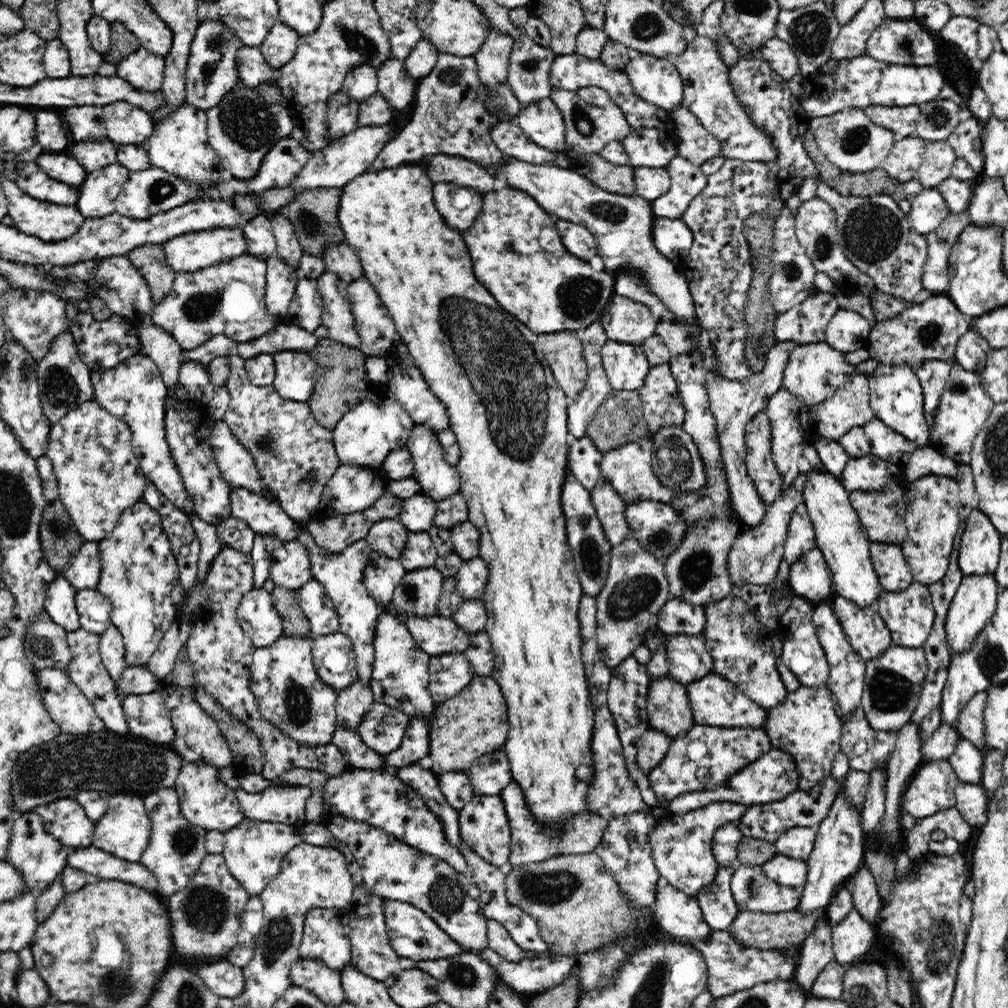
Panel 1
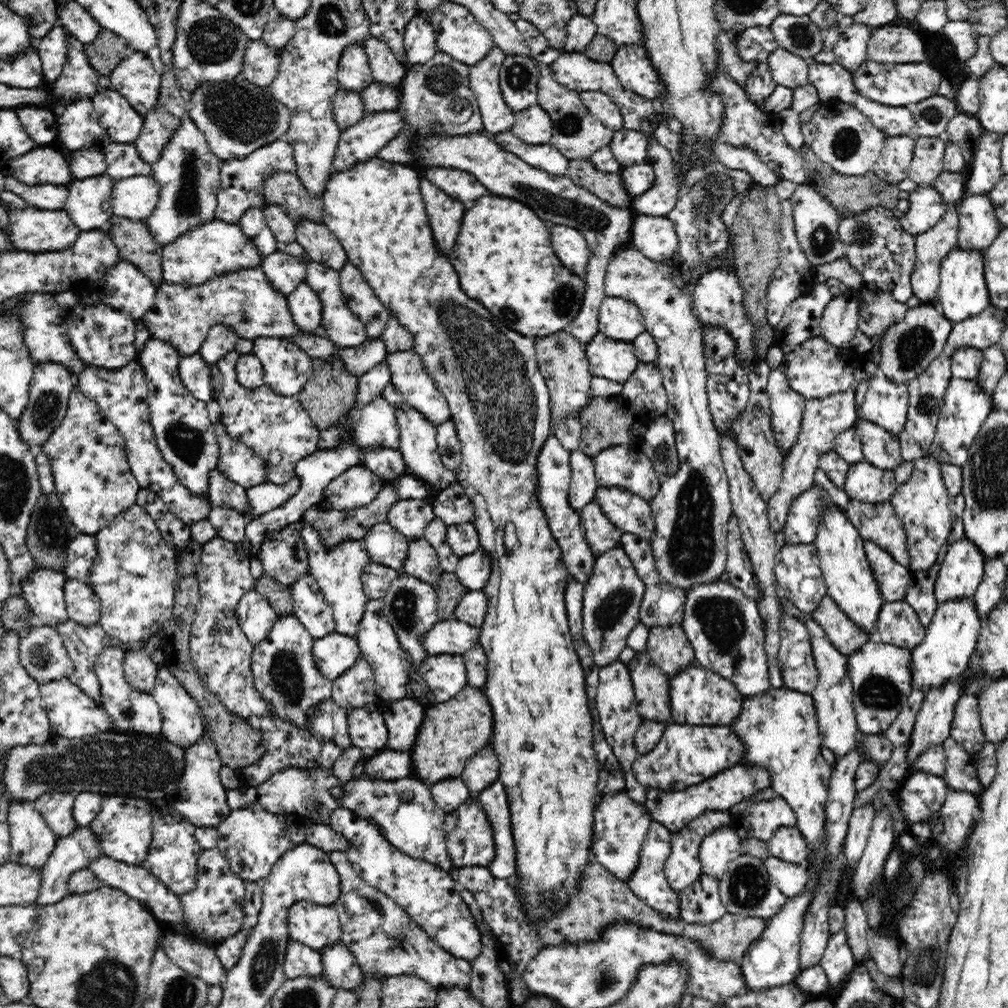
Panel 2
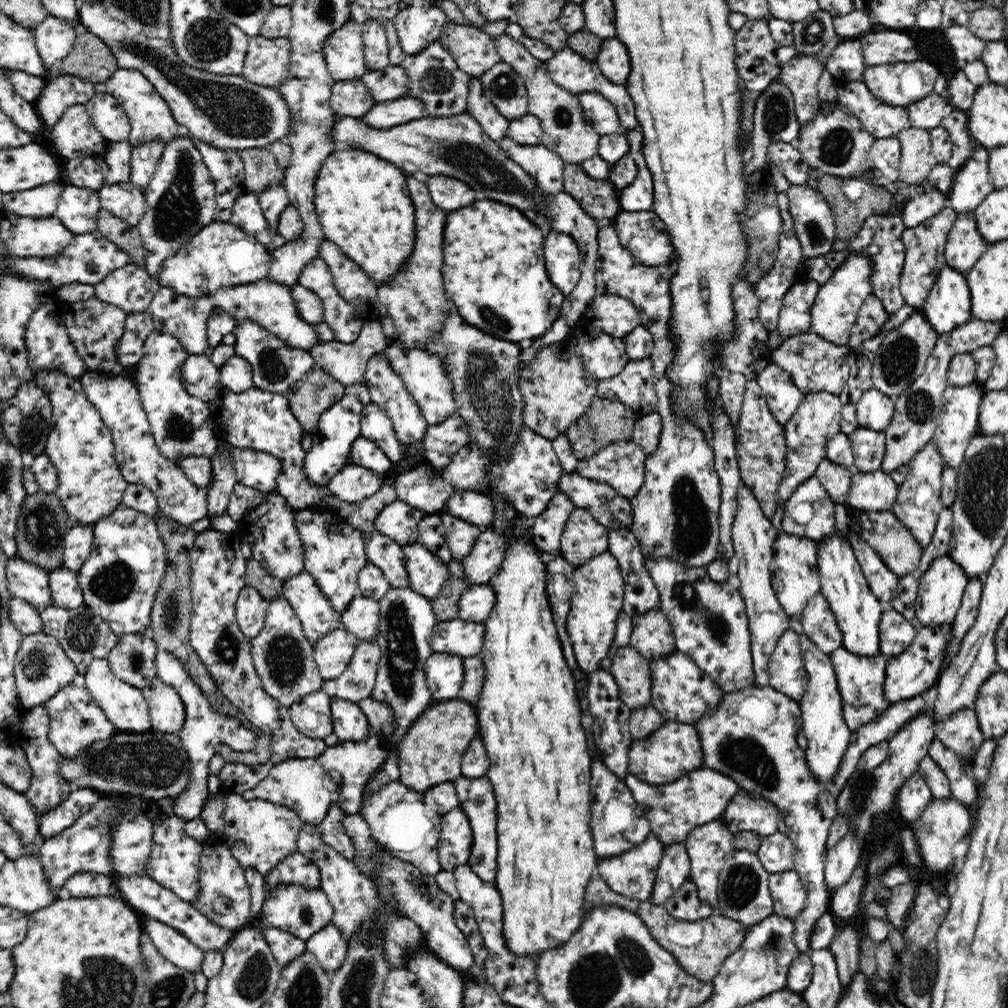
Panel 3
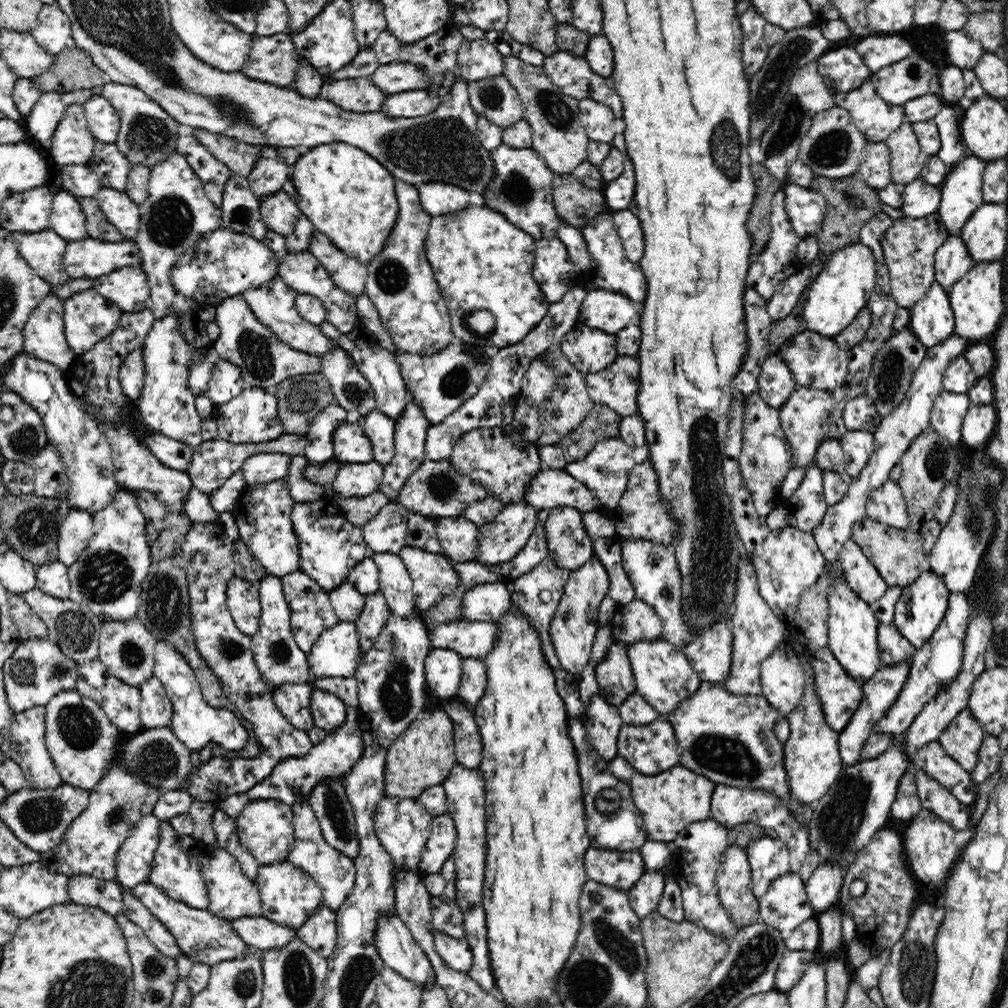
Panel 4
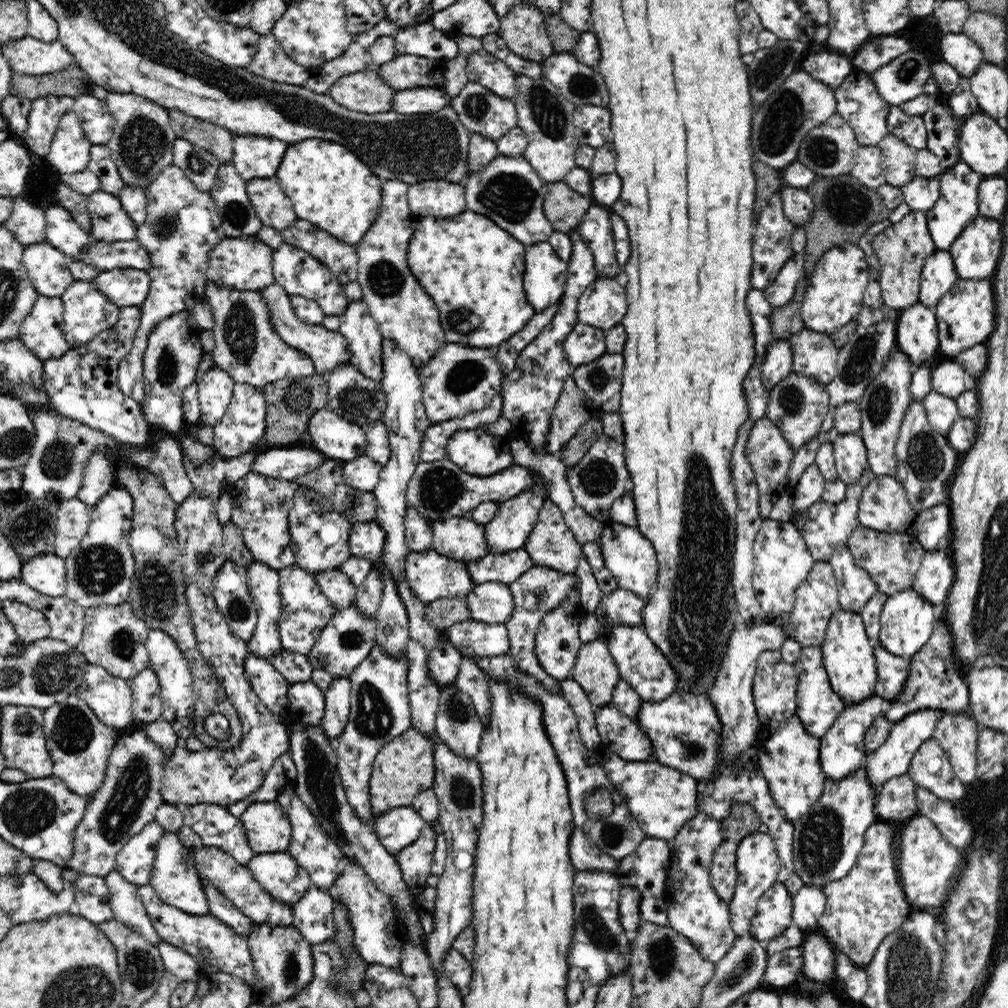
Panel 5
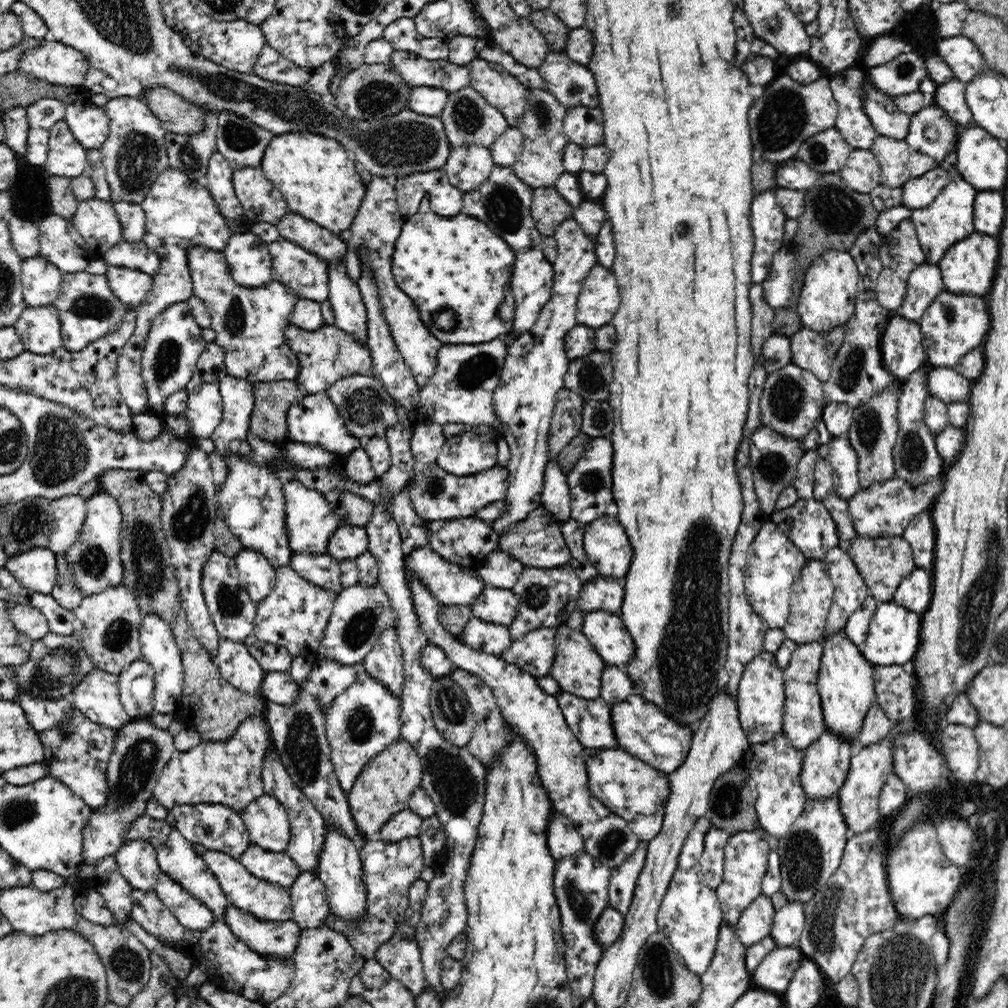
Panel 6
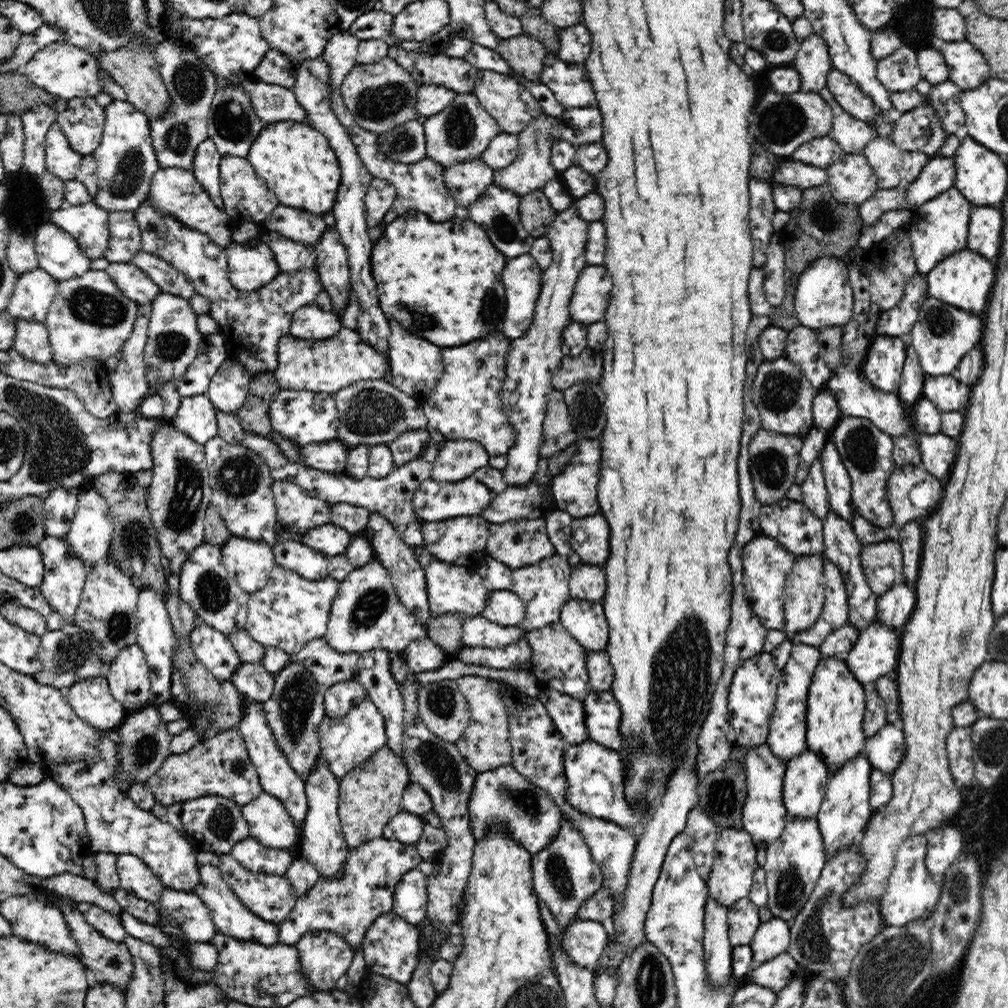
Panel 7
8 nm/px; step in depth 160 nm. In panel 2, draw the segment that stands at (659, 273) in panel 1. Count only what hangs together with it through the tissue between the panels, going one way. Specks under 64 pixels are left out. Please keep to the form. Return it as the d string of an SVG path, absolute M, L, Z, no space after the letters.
M482 130L468 132L468 134L426 134L426 136L416 136L410 138L410 151L412 151L411 166L423 171L430 167L451 168L466 171L470 173L480 185L484 186L492 196L502 196L516 202L524 204L527 208L534 210L535 214L545 223L553 223L553 225L568 226L578 230L582 234L588 249L590 250L590 258L587 270L581 277L584 281L584 294L582 294L582 306L578 308L578 314L573 322L570 322L566 331L572 334L583 344L590 342L590 338L599 332L598 327L598 310L601 302L606 297L604 278L606 270L611 262L612 256L617 252L616 248L622 248L630 245L631 225L633 217L636 216L630 208L614 208L606 202L594 197L594 194L579 188L568 177L554 177L536 167L530 166L515 154L504 150L496 141L492 139L490 134Z

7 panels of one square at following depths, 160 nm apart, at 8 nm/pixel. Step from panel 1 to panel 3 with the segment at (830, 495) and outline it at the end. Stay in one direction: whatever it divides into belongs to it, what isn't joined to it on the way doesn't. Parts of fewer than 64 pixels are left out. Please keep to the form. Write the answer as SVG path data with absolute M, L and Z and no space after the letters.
M834 533L818 541L817 565L821 580L821 593L836 617L842 633L842 647L850 654L862 657L876 657L879 652L879 624L883 603L870 591L854 549L846 541L845 533Z

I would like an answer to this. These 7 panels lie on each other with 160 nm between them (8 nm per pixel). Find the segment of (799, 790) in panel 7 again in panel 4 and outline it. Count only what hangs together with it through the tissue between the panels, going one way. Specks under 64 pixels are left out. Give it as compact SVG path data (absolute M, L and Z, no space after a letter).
M908 660L905 663L900 663L900 666L882 667L876 671L873 678L870 678L868 682L863 684L860 705L854 712L854 715L850 716L850 720L846 722L843 730L839 732L838 755L840 755L842 766L855 765L860 762L864 744L866 744L866 740L874 733L874 725L899 698L898 694L902 691L908 679L910 666L910 660Z

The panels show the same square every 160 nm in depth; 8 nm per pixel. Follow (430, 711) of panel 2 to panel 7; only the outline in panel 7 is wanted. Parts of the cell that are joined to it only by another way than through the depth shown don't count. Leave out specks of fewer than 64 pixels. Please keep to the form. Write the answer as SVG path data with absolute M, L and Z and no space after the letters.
M383 747L339 779L338 819L346 848L355 849L366 841L380 838L388 821L399 814L402 792L411 782L403 757L398 757L390 748Z

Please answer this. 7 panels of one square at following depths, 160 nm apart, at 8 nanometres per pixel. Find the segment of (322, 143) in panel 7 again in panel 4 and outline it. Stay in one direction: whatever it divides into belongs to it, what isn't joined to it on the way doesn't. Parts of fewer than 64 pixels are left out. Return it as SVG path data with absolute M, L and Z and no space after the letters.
M345 142L318 144L308 150L300 150L300 156L290 166L289 180L297 192L294 200L301 215L306 216L319 232L326 234L341 252L366 264L383 250L386 237L391 234L398 219L398 202L395 178L376 159Z

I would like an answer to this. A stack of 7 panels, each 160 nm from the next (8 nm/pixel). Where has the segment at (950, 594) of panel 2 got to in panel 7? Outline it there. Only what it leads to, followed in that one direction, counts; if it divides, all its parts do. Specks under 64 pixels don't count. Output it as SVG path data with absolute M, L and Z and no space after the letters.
M873 621L846 654L846 667L865 691L873 688L876 680L895 670L900 636L901 633L894 633L890 627Z

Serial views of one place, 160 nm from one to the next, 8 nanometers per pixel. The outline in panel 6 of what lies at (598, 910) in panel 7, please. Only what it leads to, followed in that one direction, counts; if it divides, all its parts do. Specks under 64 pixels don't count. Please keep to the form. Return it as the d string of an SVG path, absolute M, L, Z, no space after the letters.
M641 843L636 852L628 857L628 860L625 860L620 867L611 871L608 907L616 909L618 913L623 915L630 908L634 886L636 886L640 870L644 866L644 854L646 854L646 848Z

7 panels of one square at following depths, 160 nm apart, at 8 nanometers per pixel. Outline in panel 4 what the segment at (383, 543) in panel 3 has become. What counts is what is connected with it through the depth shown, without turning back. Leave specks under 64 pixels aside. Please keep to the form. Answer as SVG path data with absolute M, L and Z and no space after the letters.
M372 553L378 567L380 580L379 591L385 596L387 613L402 619L413 619L419 616L415 605L412 579L404 561L392 553Z

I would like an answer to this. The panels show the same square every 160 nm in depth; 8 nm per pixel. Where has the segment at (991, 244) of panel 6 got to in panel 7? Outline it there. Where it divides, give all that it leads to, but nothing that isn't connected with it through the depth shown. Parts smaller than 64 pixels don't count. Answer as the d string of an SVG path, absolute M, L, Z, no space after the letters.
M968 248L942 260L926 274L928 296L945 302L947 305L962 309L967 313L984 316L991 288L996 278L995 266L989 260Z

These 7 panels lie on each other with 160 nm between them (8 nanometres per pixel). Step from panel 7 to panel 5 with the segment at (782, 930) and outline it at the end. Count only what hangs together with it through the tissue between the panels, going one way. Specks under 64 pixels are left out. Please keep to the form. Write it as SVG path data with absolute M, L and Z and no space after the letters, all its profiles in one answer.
M804 885L792 897L790 925L798 927L802 932L812 932L816 927L816 920L824 912L824 904L826 897L822 888Z

